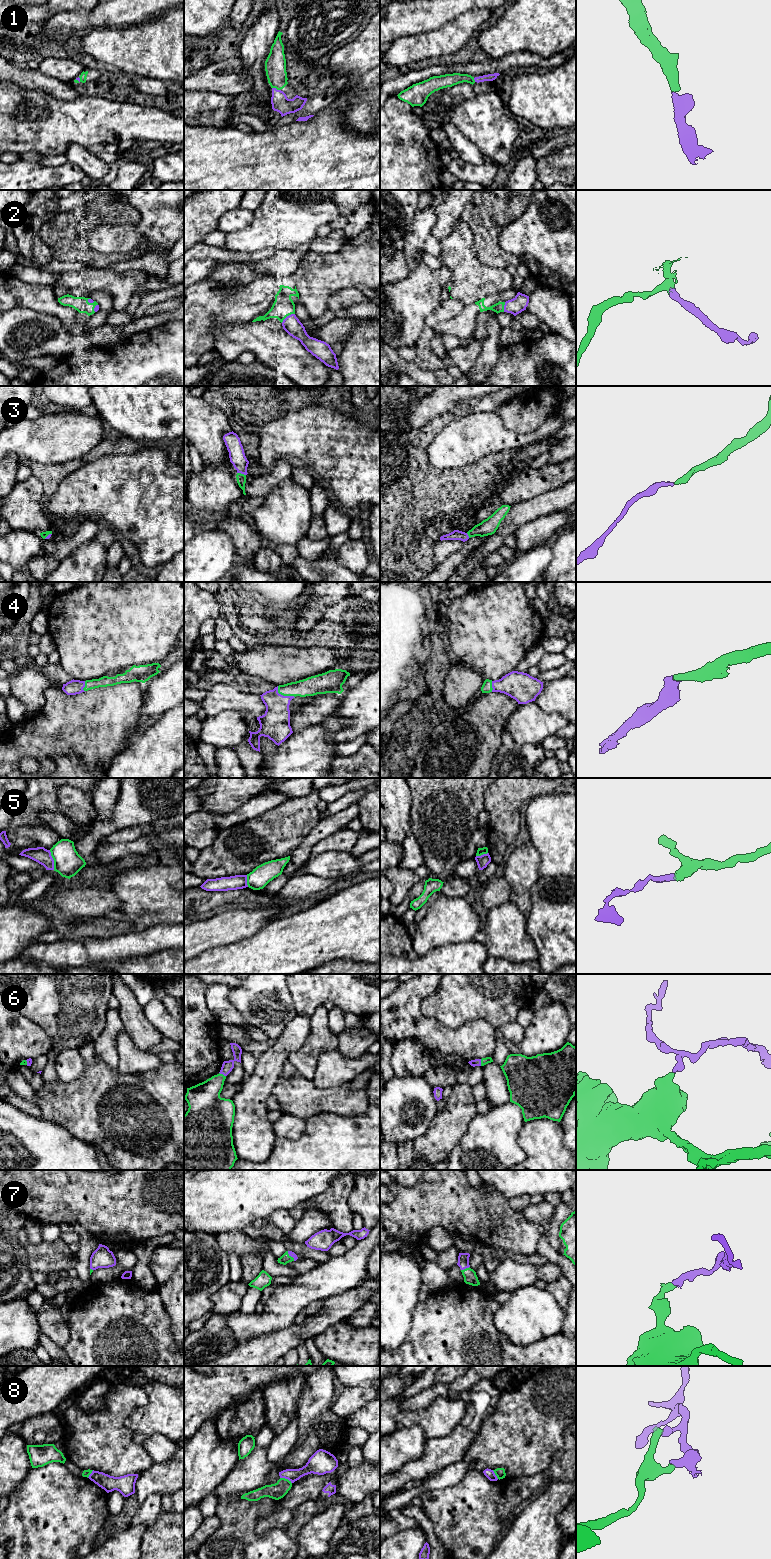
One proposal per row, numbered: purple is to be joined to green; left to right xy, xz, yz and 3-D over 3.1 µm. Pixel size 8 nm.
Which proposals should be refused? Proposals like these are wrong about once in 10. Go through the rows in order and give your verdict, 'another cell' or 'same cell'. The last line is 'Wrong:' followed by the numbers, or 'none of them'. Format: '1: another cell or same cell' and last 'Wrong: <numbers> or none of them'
1: same cell
2: same cell
3: same cell
4: same cell
5: another cell
6: same cell
7: same cell
8: another cell
Wrong: 5, 8

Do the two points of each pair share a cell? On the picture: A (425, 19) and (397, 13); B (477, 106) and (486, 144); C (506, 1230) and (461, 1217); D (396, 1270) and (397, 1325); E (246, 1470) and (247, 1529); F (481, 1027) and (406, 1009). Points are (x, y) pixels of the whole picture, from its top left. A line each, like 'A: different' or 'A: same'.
A: same
B: same
C: same
D: same
E: same
F: same

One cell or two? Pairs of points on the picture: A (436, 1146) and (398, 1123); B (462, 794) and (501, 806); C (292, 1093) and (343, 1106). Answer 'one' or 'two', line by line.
A: two
B: two
C: one

